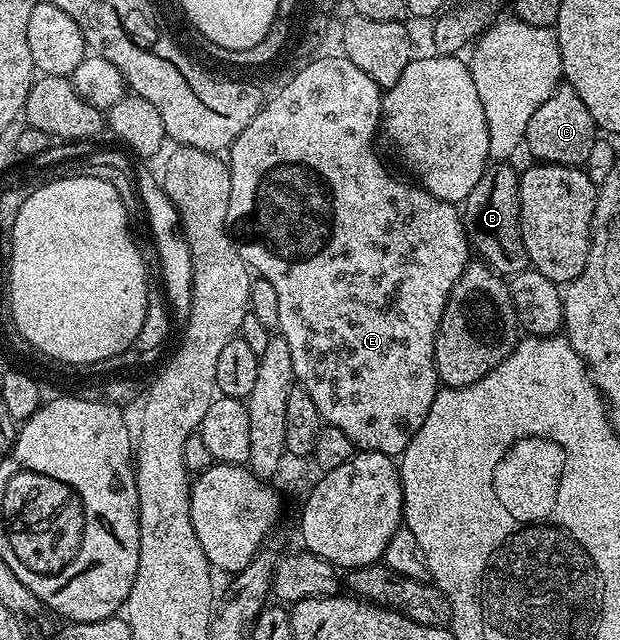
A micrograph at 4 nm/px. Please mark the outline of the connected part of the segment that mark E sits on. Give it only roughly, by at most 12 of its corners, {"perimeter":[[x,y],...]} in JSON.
{"perimeter":[[309,62],[229,146],[225,226],[322,422],[405,452],[462,210],[381,86]]}

